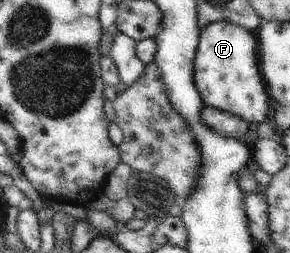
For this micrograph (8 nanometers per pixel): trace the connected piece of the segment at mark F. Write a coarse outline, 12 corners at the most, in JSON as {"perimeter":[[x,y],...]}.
{"perimeter":[[201,30],[194,84],[205,107],[264,121],[274,106],[256,32]]}

